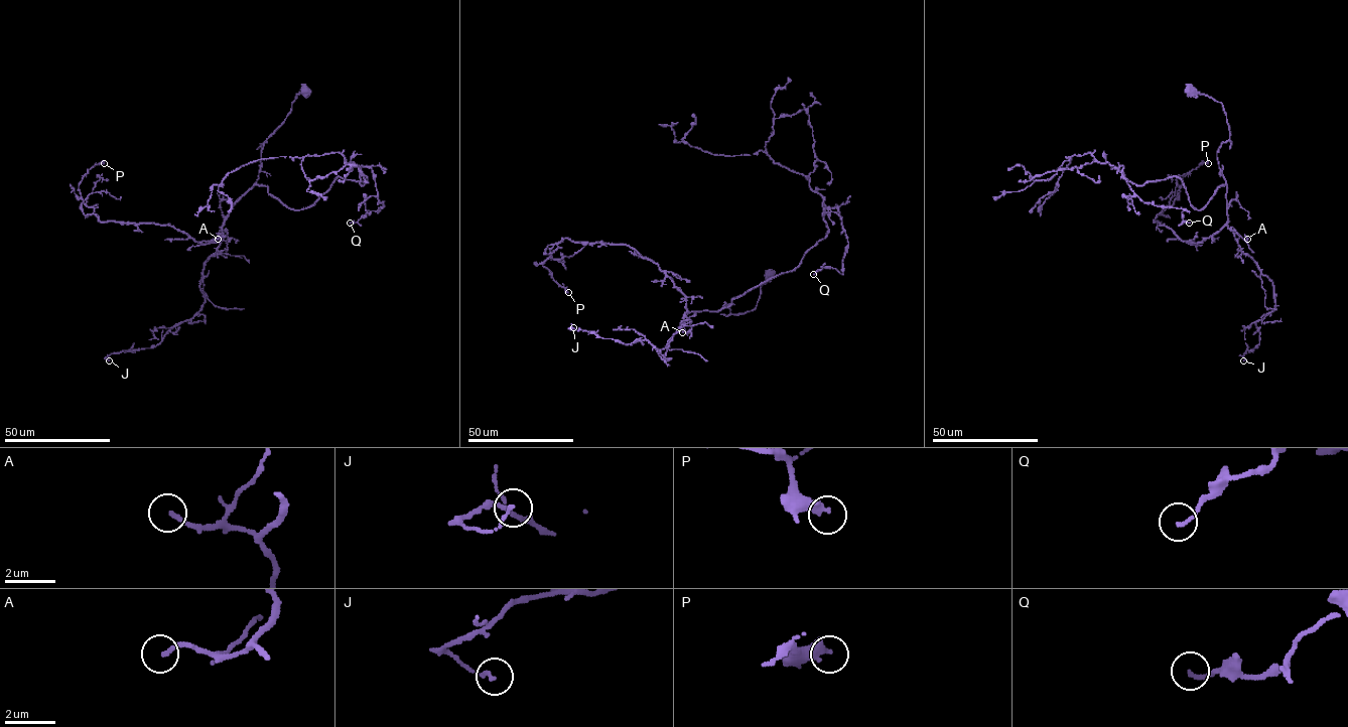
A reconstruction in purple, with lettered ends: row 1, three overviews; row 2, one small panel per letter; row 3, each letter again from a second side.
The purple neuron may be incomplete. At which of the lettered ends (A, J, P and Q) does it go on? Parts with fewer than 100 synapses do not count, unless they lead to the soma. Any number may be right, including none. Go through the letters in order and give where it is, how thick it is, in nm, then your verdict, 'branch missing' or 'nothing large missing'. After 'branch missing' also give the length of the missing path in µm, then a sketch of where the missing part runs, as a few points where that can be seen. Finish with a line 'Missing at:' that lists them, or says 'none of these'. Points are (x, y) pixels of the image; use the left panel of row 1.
A: at (218, 239); 150 nm thick; nothing large missing
J: at (109, 360); 130 nm thick; nothing large missing
P: at (104, 163); 400 nm thick; nothing large missing
Q: at (350, 223); 130 nm thick; nothing large missing
Missing at: none of these

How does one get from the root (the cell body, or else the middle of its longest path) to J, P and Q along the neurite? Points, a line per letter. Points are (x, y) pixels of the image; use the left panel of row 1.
J: (305, 91), (264, 143), (258, 179), (220, 232), (201, 273), (201, 308), (155, 346), (112, 353), (109, 360)
P: (305, 91), (264, 143), (258, 179), (211, 243), (169, 225), (101, 223), (79, 184), (104, 163)
Q: (305, 91), (264, 143), (256, 183), (303, 209), (338, 176), (363, 186), (369, 166), (384, 206), (350, 223)

